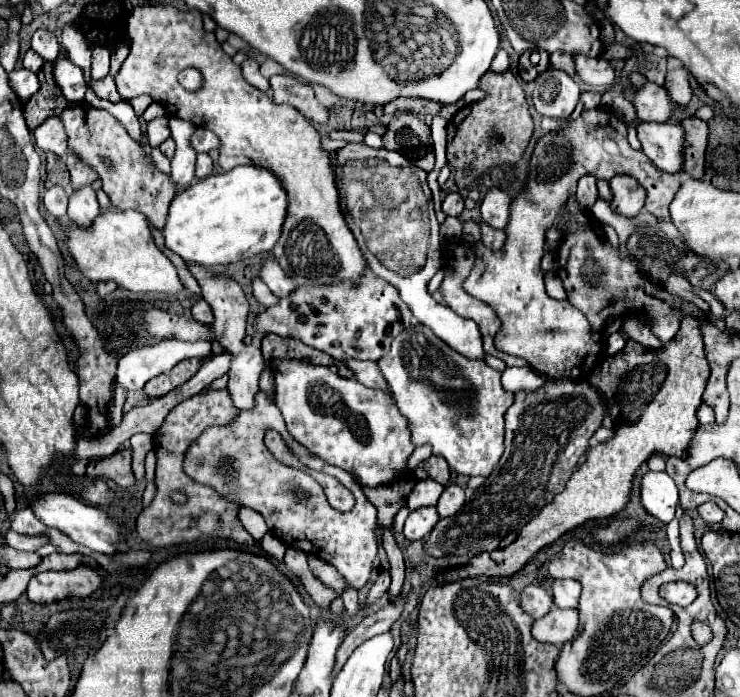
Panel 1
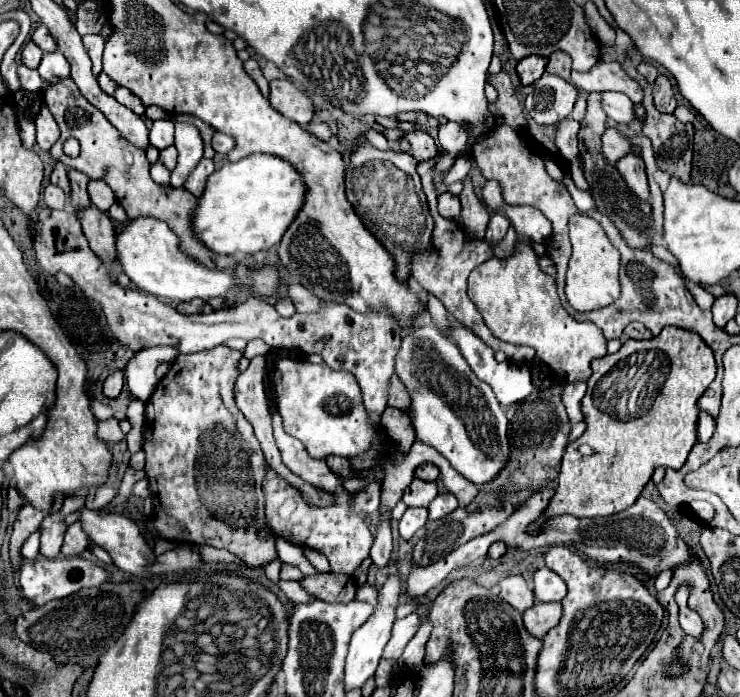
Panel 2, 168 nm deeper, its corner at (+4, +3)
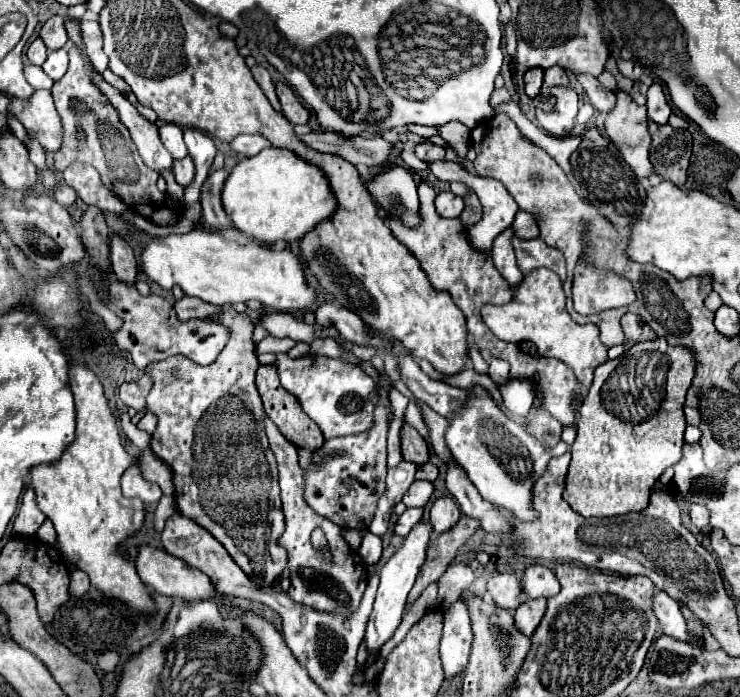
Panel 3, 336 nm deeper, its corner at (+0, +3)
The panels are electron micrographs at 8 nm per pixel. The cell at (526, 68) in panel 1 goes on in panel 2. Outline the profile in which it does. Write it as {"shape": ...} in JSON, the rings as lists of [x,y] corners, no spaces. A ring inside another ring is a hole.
{"shape":[[[530,54],[528,58],[522,58],[522,62],[518,62],[518,68],[516,68],[520,82],[524,86],[530,86],[532,82],[536,82],[544,74],[546,64],[548,64],[548,58],[538,54]]]}

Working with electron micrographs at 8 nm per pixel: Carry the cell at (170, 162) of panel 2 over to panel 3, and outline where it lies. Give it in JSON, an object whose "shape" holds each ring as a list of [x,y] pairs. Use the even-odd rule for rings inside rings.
{"shape":[[[190,156],[174,162],[174,176],[180,186],[190,186],[194,180],[194,174],[196,174],[196,168],[194,168],[194,162]]]}

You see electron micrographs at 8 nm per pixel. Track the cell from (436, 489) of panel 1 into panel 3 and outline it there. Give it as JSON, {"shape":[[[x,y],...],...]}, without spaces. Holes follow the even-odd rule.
{"shape":[[[414,480],[412,486],[408,488],[408,492],[404,494],[402,502],[404,502],[408,508],[412,508],[412,506],[420,506],[420,508],[422,508],[422,506],[430,500],[432,492],[434,492],[434,486],[432,486],[430,482]]]}

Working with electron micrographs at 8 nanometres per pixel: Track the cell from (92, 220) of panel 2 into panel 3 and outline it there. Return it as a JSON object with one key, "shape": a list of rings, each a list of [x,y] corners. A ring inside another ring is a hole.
{"shape":[[[112,236],[110,258],[112,258],[112,270],[114,270],[116,278],[128,286],[134,286],[140,268],[138,268],[138,260],[136,260],[132,248],[126,244],[126,240],[122,236]]]}

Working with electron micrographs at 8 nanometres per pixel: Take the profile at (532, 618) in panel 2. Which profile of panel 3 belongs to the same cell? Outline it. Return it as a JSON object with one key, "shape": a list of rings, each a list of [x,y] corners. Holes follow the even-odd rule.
{"shape":[[[536,598],[536,600],[526,600],[524,604],[520,604],[516,608],[516,614],[514,614],[514,622],[516,622],[516,628],[530,636],[532,630],[536,630],[536,626],[540,624],[540,618],[544,616],[544,606],[546,606],[546,600],[544,598]]]}

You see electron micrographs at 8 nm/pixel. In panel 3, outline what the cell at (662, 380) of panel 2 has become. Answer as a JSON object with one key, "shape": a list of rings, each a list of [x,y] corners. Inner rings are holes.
{"shape":[[[664,338],[652,342],[638,342],[620,358],[608,360],[594,370],[594,382],[578,408],[578,436],[572,444],[572,462],[566,476],[564,500],[574,512],[584,518],[610,518],[628,512],[640,512],[648,506],[648,496],[660,474],[682,458],[684,446],[684,398],[692,384],[696,360],[690,350],[668,346]],[[634,418],[638,418],[634,422]],[[632,420],[632,422],[628,422]],[[608,444],[610,452],[604,454],[602,446]]]}

